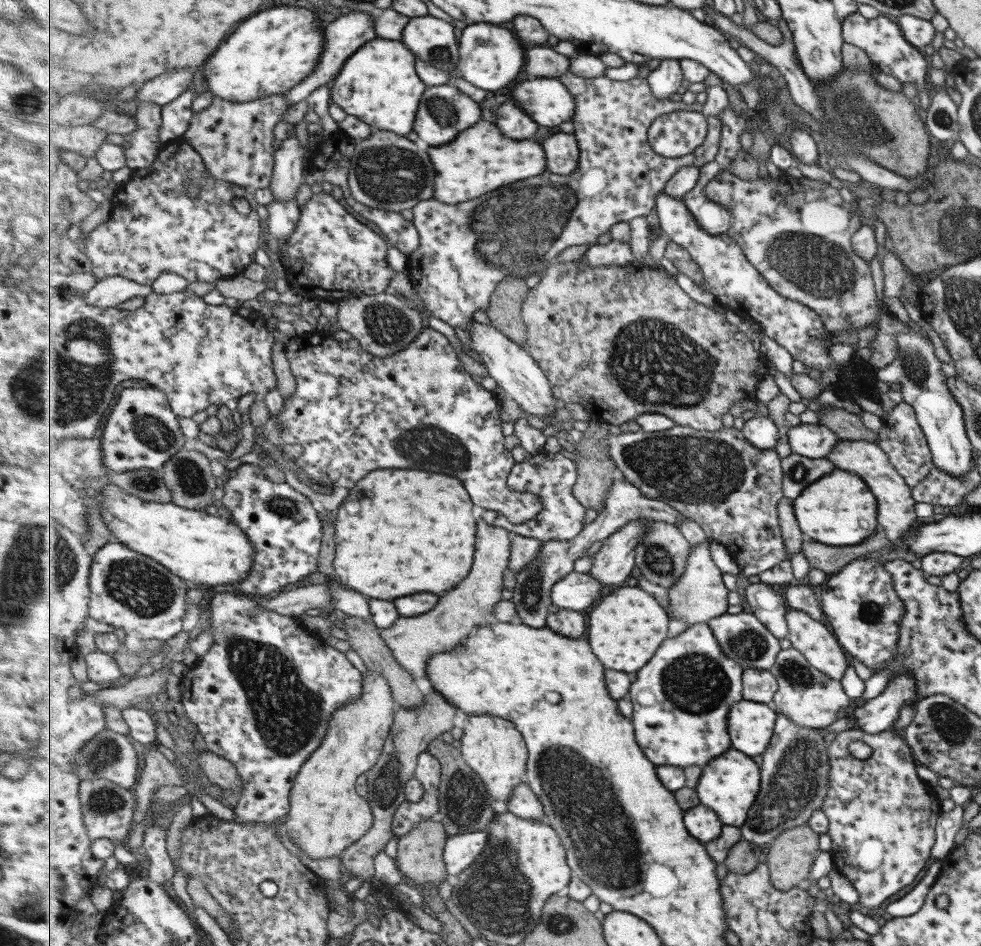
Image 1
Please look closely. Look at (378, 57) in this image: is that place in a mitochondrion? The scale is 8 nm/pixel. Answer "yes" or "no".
no

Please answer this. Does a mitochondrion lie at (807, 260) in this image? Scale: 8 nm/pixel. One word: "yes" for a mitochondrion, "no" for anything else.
yes

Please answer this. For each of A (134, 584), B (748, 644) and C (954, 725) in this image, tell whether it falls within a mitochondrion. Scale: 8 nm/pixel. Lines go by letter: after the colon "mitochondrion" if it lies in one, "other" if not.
A: mitochondrion
B: mitochondrion
C: mitochondrion

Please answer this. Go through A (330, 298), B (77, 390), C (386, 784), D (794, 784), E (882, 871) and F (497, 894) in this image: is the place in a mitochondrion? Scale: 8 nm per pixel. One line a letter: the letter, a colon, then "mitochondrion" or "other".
A: other
B: mitochondrion
C: mitochondrion
D: mitochondrion
E: mitochondrion
F: mitochondrion

